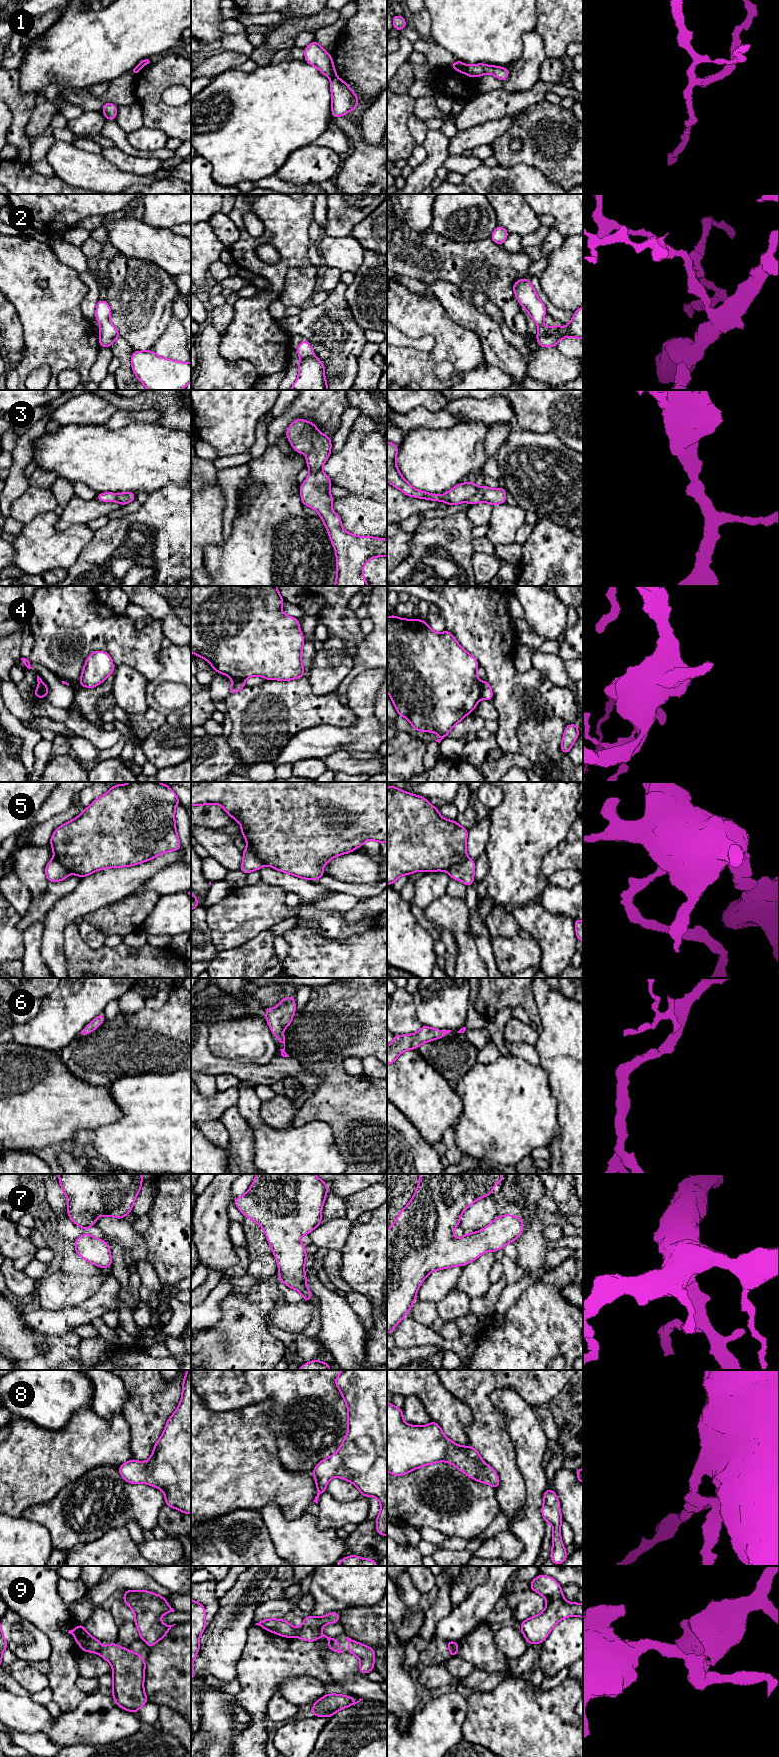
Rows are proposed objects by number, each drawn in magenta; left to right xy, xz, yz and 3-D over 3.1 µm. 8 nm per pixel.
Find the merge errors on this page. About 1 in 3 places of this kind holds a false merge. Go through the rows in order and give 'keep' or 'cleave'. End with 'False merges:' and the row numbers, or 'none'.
1: cleave
2: keep
3: keep
4: cleave
5: cleave
6: keep
7: keep
8: keep
9: cleave
False merges: 1, 4, 5, 9

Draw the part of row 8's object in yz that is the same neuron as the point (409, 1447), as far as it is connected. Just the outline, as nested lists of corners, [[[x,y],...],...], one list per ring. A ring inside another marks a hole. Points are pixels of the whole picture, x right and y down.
[[[387,1402],[387,1471],[398,1477],[419,1467],[441,1461],[455,1465],[460,1472],[475,1481],[485,1483],[495,1489],[500,1486],[496,1471],[483,1461],[475,1448],[454,1443],[445,1436],[436,1422],[431,1421],[424,1426],[406,1424],[403,1420],[403,1410]]]

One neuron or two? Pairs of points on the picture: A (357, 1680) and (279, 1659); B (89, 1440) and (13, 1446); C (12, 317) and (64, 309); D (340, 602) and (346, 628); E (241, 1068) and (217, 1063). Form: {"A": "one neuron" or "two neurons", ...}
{"A": "two neurons", "B": "one neuron", "C": "two neurons", "D": "one neuron", "E": "one neuron"}

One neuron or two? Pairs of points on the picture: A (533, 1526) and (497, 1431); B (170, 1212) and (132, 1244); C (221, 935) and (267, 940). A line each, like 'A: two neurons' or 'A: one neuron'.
A: two neurons
B: two neurons
C: two neurons

